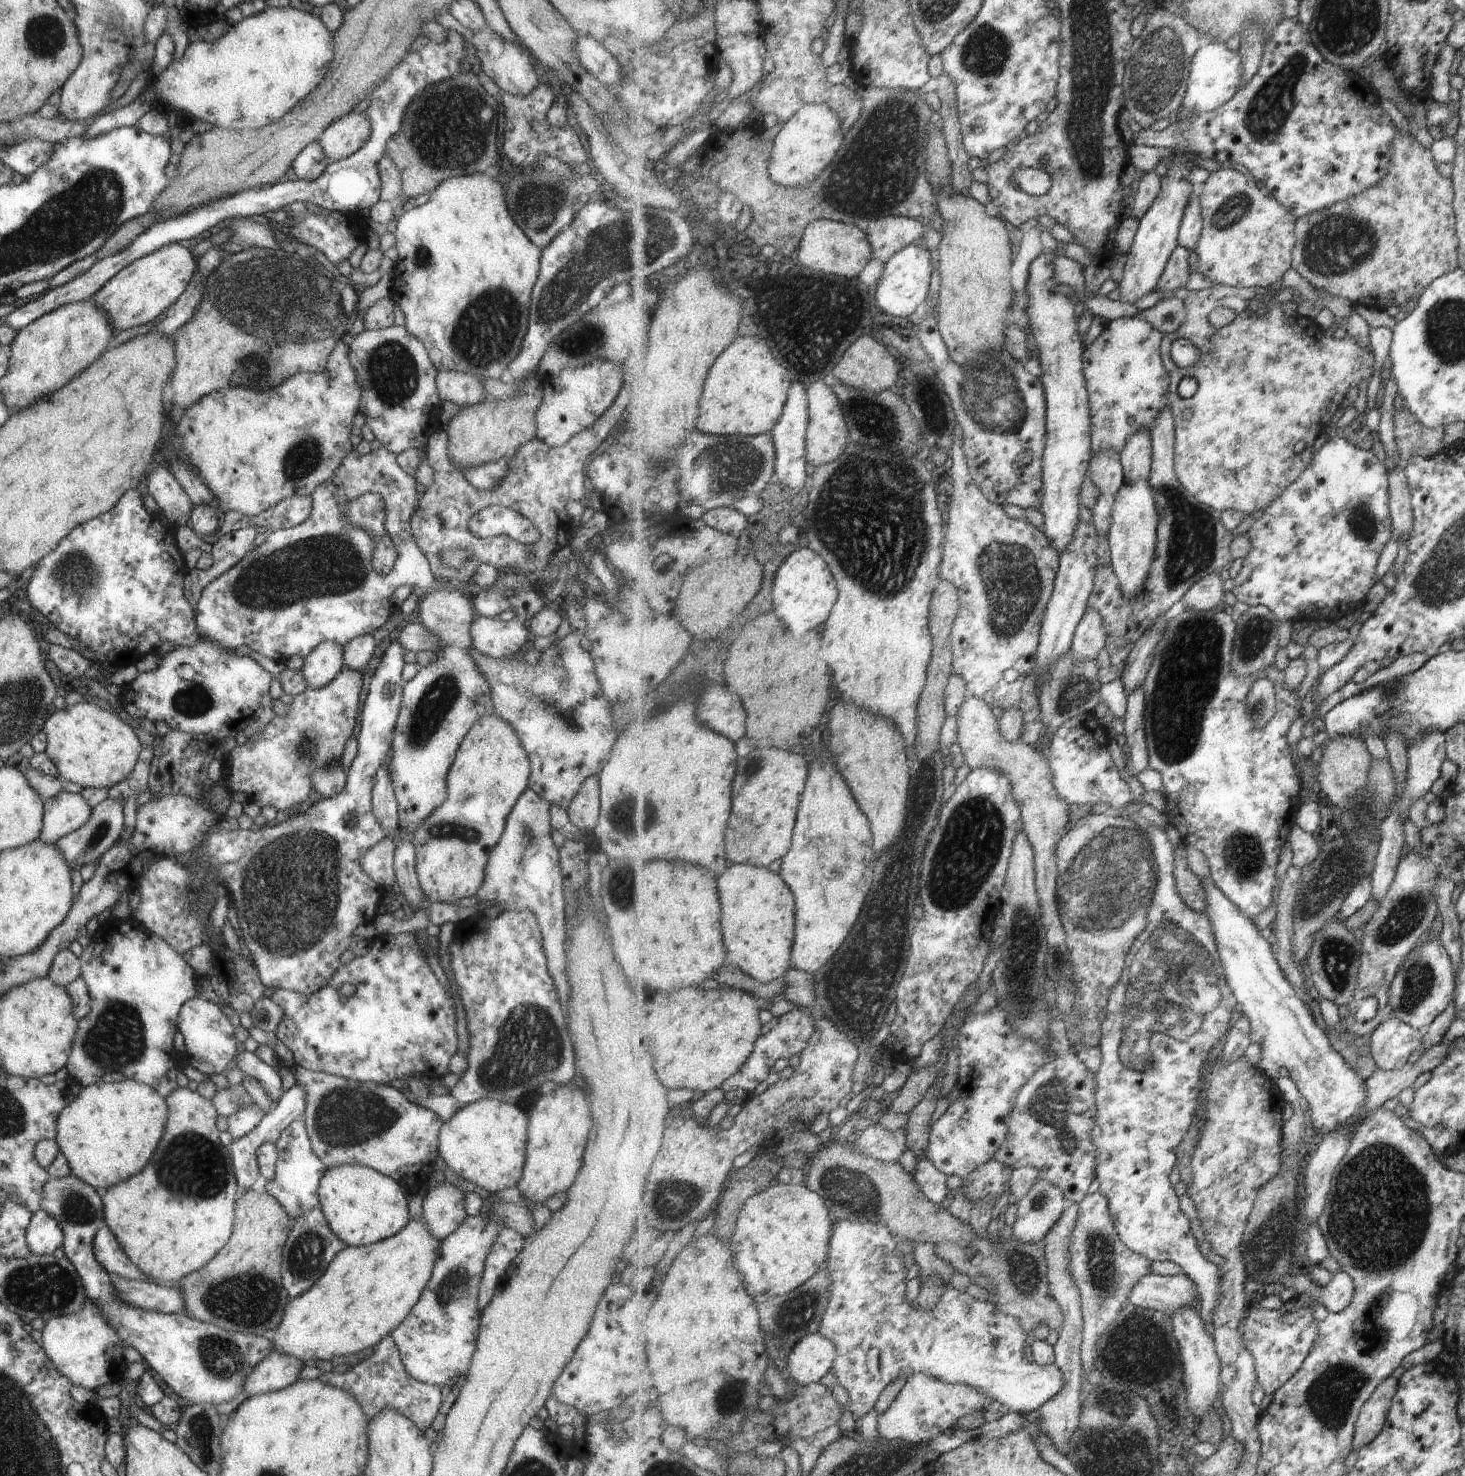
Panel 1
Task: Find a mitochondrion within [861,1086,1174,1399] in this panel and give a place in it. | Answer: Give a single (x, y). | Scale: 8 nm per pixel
(1103, 1264)

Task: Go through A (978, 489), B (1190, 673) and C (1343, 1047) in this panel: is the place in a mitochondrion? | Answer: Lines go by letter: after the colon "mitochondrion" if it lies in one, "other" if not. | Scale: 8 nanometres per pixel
A: other
B: mitochondrion
C: other

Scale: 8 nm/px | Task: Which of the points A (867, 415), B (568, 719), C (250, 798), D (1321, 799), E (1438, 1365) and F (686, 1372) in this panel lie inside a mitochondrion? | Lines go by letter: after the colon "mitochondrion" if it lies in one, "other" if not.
A: mitochondrion
B: mitochondrion
C: other
D: other
E: other
F: other

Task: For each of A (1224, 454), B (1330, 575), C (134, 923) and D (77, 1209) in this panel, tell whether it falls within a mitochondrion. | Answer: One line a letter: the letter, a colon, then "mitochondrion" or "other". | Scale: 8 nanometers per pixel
A: other
B: other
C: other
D: mitochondrion

